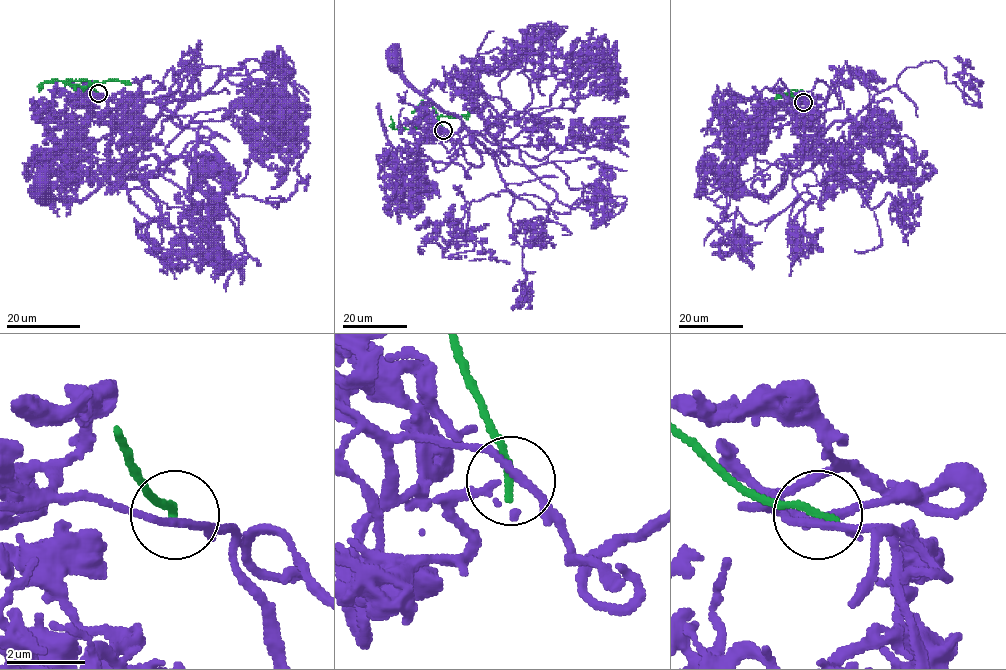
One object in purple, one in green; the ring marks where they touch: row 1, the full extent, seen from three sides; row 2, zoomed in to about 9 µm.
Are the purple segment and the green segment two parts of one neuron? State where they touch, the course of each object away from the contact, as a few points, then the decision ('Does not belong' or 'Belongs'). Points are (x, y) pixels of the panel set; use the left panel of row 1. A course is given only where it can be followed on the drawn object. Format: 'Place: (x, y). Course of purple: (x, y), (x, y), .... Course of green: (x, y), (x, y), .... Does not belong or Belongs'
Place: (98, 93). Course of purple: (98, 94), (116, 112), (173, 68), (167, 104), (116, 170), (77, 202), (44, 189). Course of green: (98, 93), (86, 80), (67, 79), (45, 81), (38, 91). Does not belong

